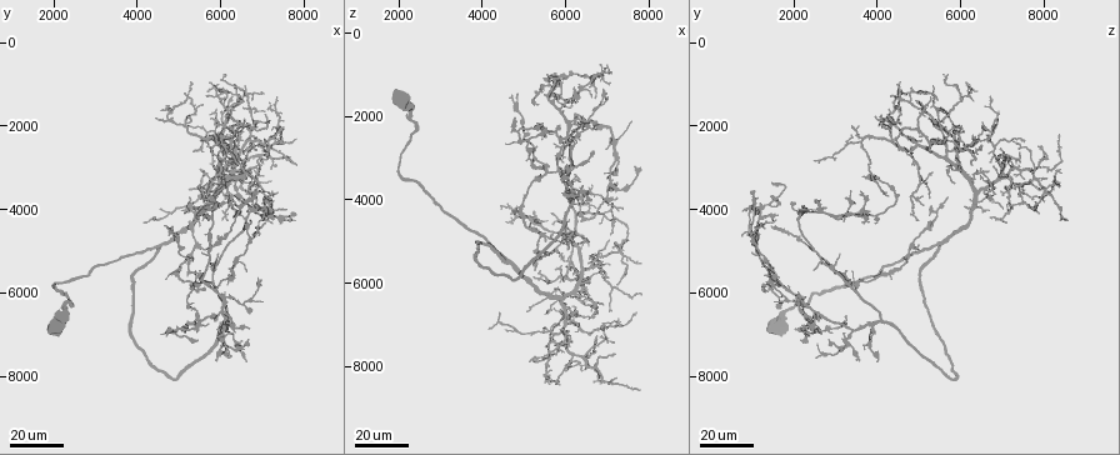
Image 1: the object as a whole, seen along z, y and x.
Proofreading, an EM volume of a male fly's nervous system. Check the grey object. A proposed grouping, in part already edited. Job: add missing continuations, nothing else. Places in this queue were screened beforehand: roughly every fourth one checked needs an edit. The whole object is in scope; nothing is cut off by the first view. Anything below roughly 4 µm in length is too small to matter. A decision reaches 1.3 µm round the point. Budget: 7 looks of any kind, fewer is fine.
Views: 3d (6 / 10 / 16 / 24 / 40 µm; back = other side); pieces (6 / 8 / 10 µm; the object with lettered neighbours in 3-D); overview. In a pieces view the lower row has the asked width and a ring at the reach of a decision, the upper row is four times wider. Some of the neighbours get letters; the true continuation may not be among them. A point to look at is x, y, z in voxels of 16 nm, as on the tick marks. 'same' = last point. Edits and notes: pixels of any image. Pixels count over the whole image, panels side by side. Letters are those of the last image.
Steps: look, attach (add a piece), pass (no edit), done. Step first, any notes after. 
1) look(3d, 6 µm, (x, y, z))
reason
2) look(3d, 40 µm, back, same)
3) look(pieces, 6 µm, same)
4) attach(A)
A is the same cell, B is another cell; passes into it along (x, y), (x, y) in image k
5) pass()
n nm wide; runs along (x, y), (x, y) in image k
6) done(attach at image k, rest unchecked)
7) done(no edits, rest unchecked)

look(3d, 40 µm, (7200, 1950, 4100))

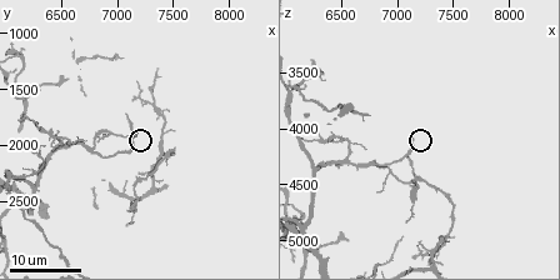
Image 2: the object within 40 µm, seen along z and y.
look(pieces, 10 µm, (7120, 1940, 4120))

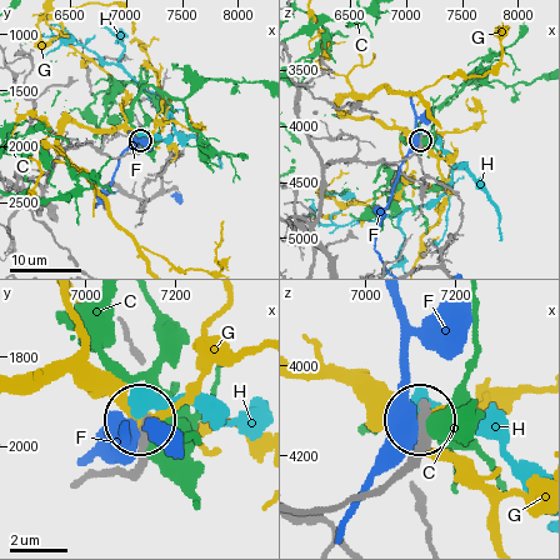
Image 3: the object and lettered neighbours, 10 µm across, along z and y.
pass()
250 nm wide; C, F, G and H are other cells; none of them fits

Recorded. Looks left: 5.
look(3d, 24 µm, (7800, 4250, 8500))
an open end

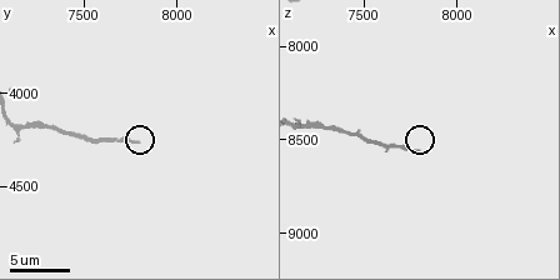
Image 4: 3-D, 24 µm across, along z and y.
look(pieces, 10 µm, (7780, 4260, 8540))

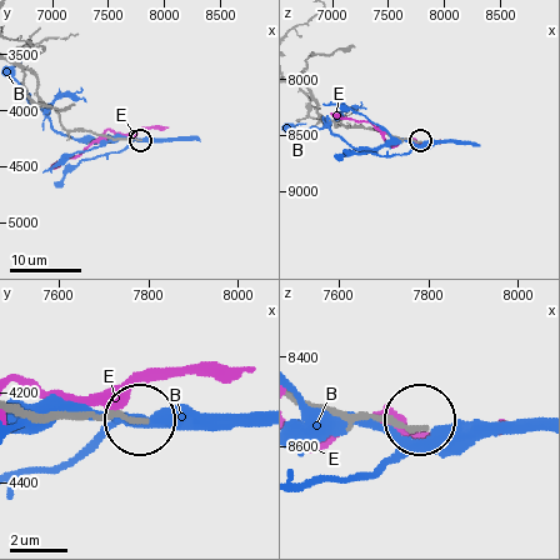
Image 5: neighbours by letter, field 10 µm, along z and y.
pass()
B and E are other cells; runs along (44, 101), (65, 129), (140, 140) in image 5; no lettered piece goes on from it

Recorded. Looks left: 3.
look(3d, 40 µm, (5650, 5900, 1250))
free end

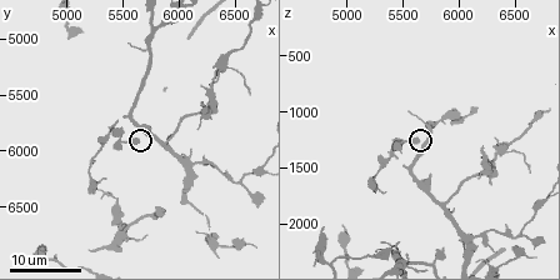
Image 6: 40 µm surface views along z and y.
look(pieces, 8 µm, (5660, 5900, 1280))
what lies round it

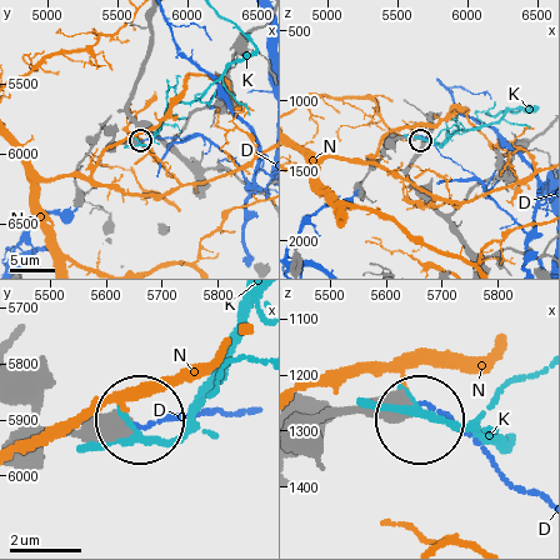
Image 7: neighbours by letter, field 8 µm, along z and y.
pass()
D, K and N are other cells; runs along (465, 248), (449, 220), (386, 153), (399, 138), (416, 139) in image 7; none of them fits

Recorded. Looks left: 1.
done(no edits, rest unchecked)

